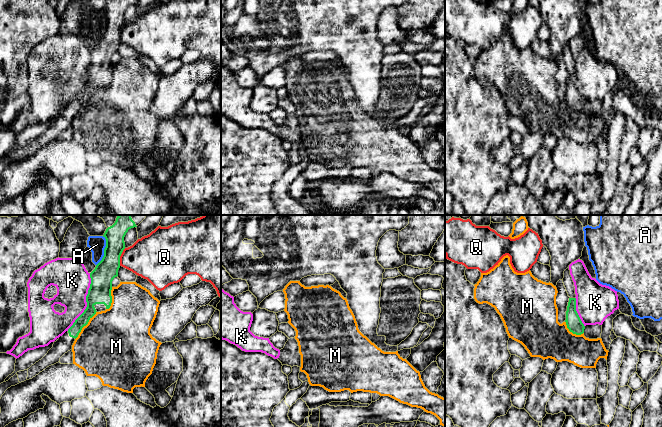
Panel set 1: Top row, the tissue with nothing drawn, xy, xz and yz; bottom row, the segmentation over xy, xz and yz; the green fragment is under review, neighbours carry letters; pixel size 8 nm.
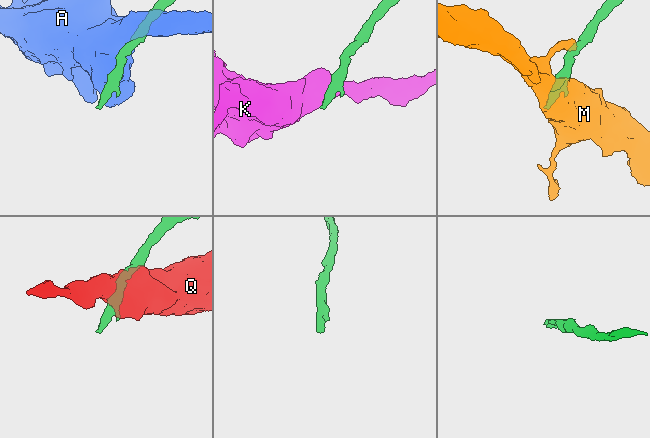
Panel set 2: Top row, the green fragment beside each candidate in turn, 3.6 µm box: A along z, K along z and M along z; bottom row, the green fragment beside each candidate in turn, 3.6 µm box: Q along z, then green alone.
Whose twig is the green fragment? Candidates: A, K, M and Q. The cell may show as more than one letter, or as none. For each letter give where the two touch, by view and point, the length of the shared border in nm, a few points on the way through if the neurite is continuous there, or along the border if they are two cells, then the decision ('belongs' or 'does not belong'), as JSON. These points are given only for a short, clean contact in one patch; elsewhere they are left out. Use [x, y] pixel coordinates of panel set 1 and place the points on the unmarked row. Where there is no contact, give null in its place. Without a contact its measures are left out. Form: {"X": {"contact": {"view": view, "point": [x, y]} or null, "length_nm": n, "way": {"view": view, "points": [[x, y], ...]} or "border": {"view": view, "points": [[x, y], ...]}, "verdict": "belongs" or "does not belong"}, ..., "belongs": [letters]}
{"A": {"contact": {"view": "xy", "point": [104, 27]}, "length_nm": 240, "verdict": "does not belong"}, "K": {"contact": {"view": "xy", "point": [86, 77]}, "length_nm": 500, "verdict": "does not belong"}, "M": {"contact": {"view": "xy", "point": [85, 101]}, "length_nm": 280, "verdict": "does not belong"}, "Q": {"contact": {"view": "xy", "point": [119, 33]}, "length_nm": 150, "border": {"view": "xy", "points": [[125, 24], [120, 32], [119, 41]]}, "verdict": "does not belong"}, "belongs": []}

